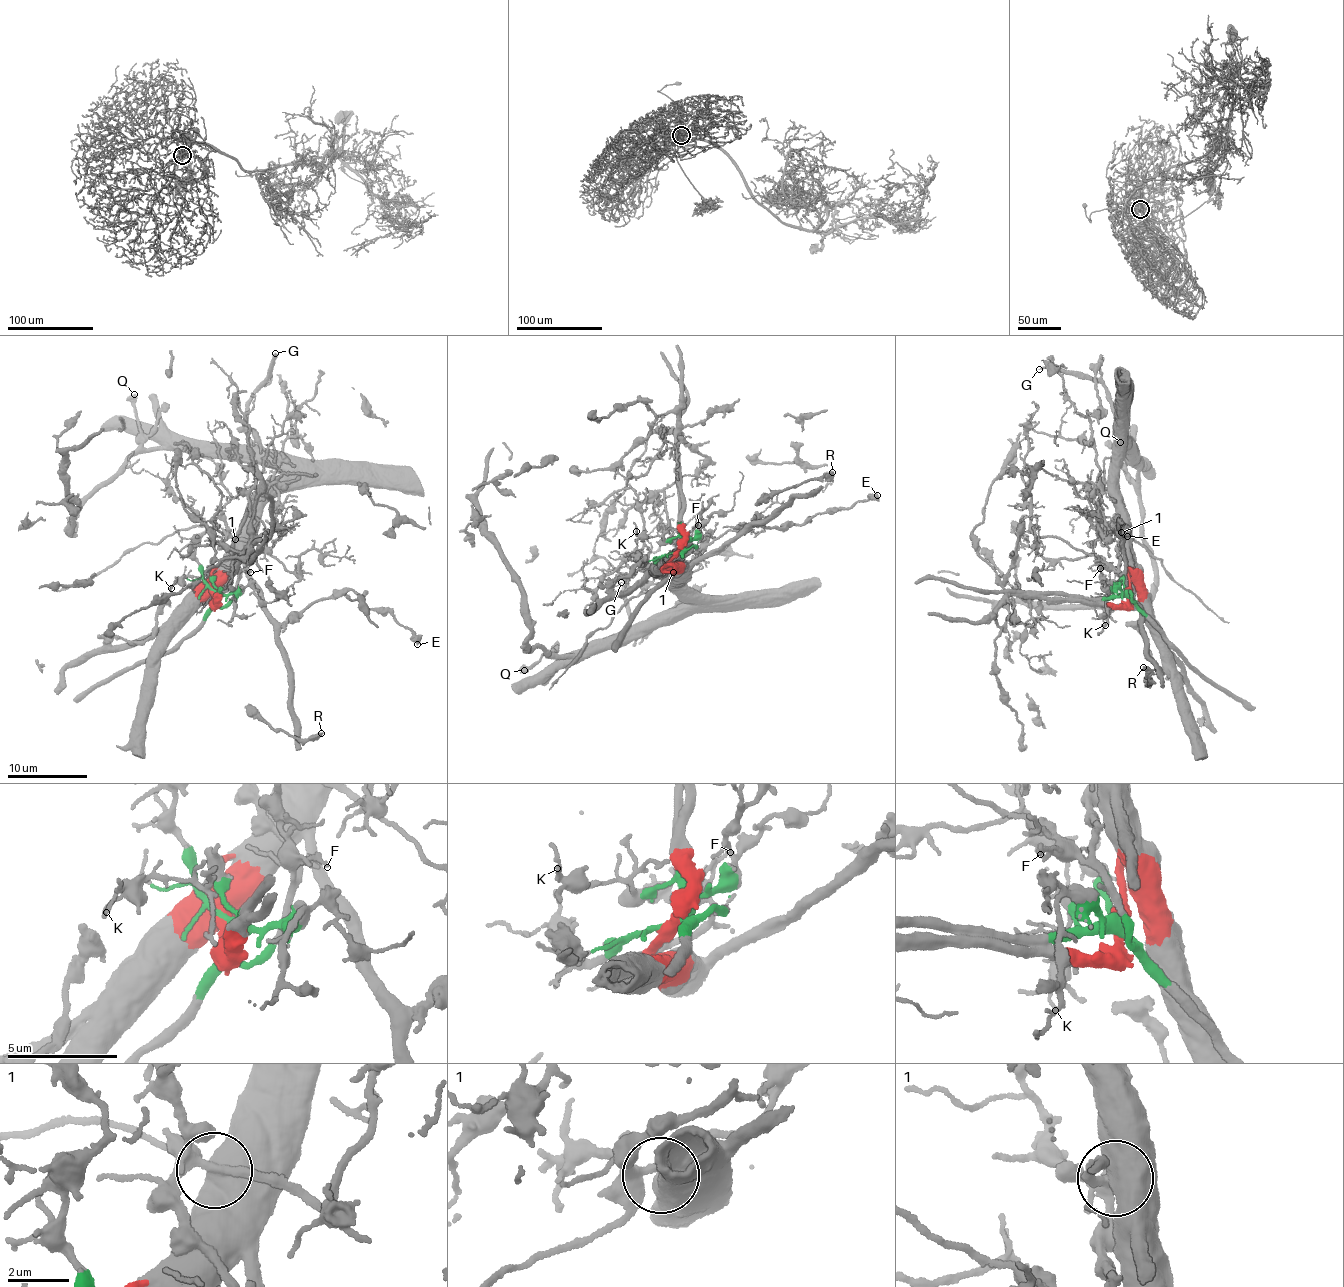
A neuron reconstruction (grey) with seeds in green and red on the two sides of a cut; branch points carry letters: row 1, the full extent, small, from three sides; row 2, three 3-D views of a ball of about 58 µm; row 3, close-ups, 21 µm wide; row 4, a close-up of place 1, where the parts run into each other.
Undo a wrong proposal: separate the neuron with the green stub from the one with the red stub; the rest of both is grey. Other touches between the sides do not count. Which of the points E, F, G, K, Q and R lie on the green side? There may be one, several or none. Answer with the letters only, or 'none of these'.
F, K

